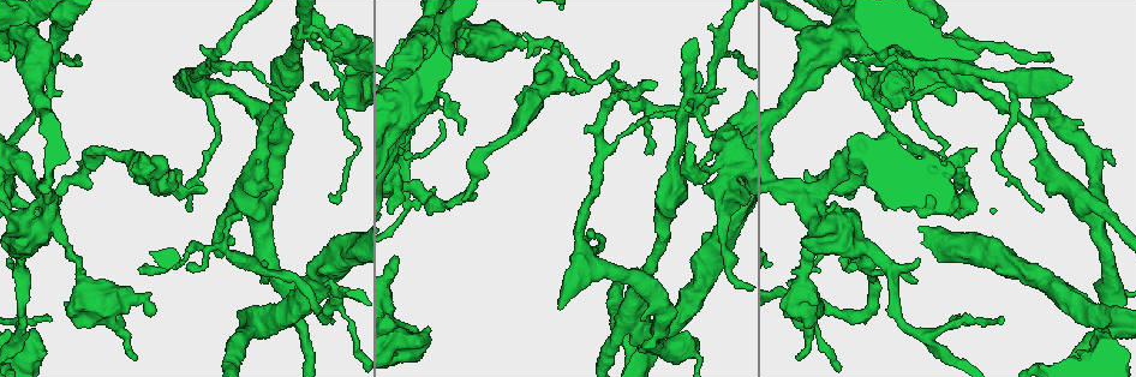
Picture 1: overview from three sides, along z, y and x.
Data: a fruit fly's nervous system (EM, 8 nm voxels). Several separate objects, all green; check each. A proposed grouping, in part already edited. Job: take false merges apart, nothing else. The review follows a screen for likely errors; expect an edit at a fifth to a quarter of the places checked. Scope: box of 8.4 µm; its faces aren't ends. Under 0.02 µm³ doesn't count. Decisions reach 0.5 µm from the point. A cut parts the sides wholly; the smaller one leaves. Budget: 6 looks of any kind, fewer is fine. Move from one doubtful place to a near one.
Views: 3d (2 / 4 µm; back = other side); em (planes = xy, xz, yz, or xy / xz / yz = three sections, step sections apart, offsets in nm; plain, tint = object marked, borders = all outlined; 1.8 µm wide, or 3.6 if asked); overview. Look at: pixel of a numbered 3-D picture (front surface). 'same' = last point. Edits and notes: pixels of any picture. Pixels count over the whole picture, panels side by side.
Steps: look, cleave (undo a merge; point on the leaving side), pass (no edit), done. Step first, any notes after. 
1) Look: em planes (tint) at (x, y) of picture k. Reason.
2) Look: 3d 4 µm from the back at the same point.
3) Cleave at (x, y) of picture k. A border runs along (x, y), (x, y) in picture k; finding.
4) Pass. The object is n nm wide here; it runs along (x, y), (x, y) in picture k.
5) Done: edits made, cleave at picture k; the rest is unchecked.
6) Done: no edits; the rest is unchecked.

Look: em planes (tint) at (734, 154) of picture 1. Closes a loop.

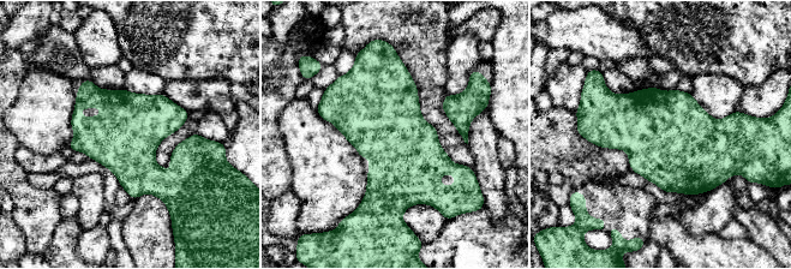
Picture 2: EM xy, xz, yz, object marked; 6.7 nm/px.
Pass. All the same neuron.

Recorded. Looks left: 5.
Look: 3d 2 µm at (256, 203) of picture 1. Four or more arms meet.

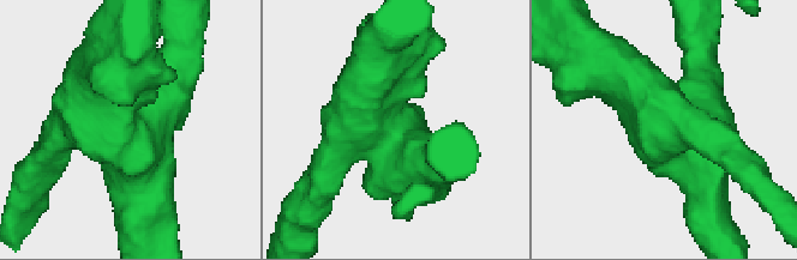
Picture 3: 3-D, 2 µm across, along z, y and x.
Look: em xz step 8 (tint) at (400, 145) of picture 3. Shape alone is not enough.

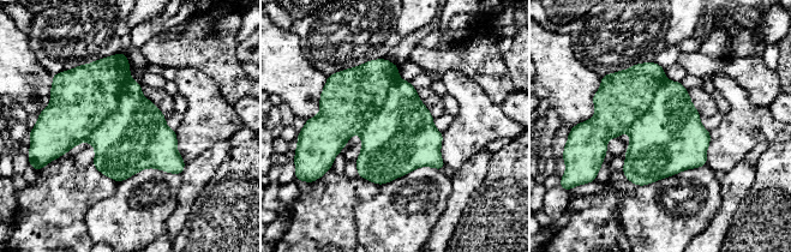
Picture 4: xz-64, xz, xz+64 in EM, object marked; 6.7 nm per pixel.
Look: em planes (tint) at the same point.

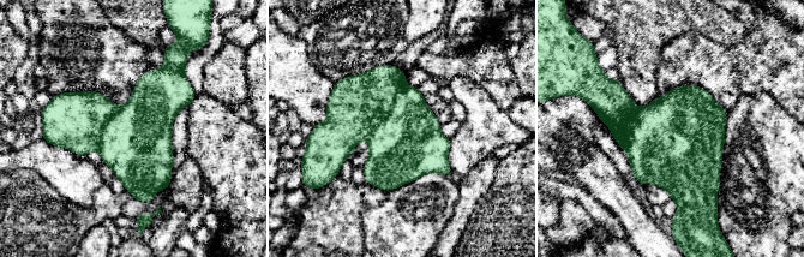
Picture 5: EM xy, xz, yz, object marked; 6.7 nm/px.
Cleave at (661, 137) of picture 5. The object is 500 nm wide here; a border runs along (658, 99), (630, 118), (624, 149) in picture 5; a second neuron is stuck on.

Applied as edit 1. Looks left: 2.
Look: overview. Redraw.

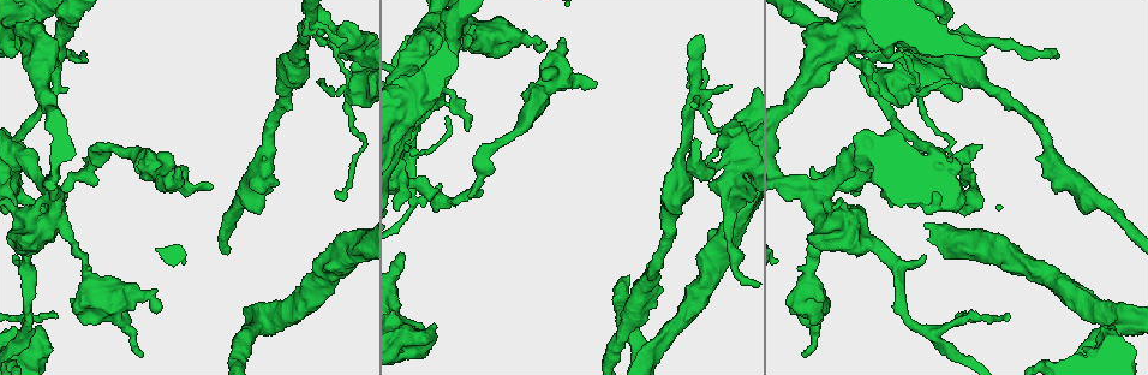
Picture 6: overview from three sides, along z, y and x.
Look: em 3.6 µm planes (borders) at (29, 350) of picture 6.

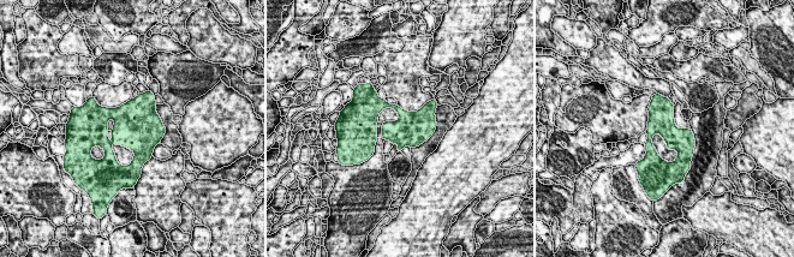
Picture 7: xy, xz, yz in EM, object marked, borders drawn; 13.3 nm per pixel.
Pass. The object is 340 nm wide here; continuous, no second neuron.

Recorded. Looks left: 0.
Done: edits made, cleave at picture 5; the rest is unchecked.

